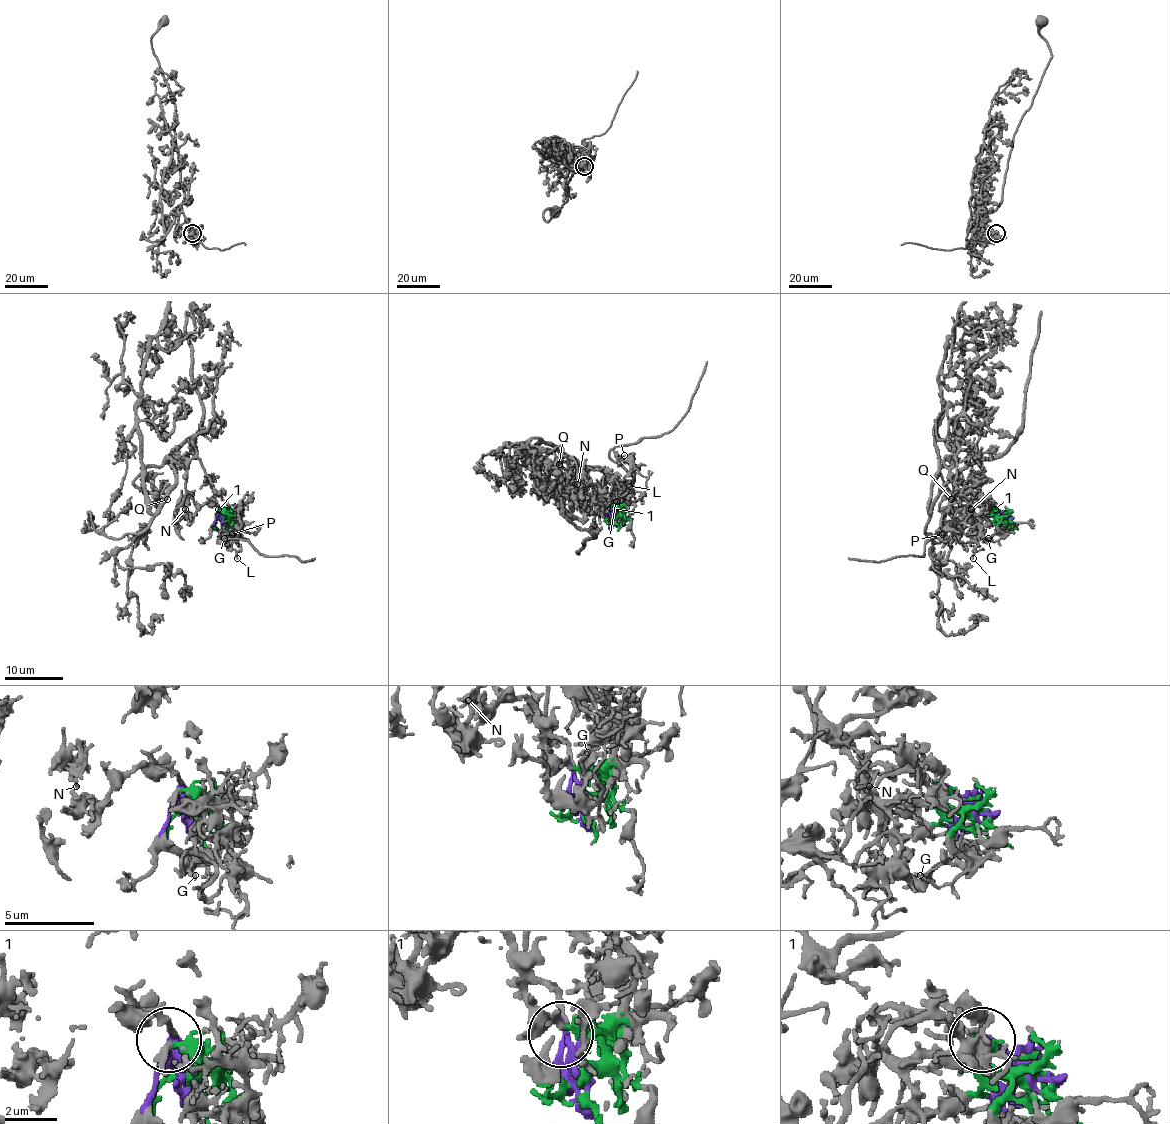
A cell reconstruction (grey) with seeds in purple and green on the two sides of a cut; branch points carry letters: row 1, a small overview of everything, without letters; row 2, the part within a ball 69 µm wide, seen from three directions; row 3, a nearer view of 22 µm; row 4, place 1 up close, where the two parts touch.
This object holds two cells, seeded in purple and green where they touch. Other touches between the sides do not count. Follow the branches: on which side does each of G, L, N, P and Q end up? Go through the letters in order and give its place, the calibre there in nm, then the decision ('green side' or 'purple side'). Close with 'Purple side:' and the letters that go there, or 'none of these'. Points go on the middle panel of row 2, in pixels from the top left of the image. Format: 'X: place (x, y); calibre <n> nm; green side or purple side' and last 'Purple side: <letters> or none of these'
G: place (616, 501); calibre 190 nm; green side
L: place (629, 486); calibre 130 nm; green side
N: place (577, 484); calibre 320 nm; purple side
P: place (624, 455); calibre 130 nm; green side
Q: place (559, 464); calibre 150 nm; purple side
Purple side: N, Q

